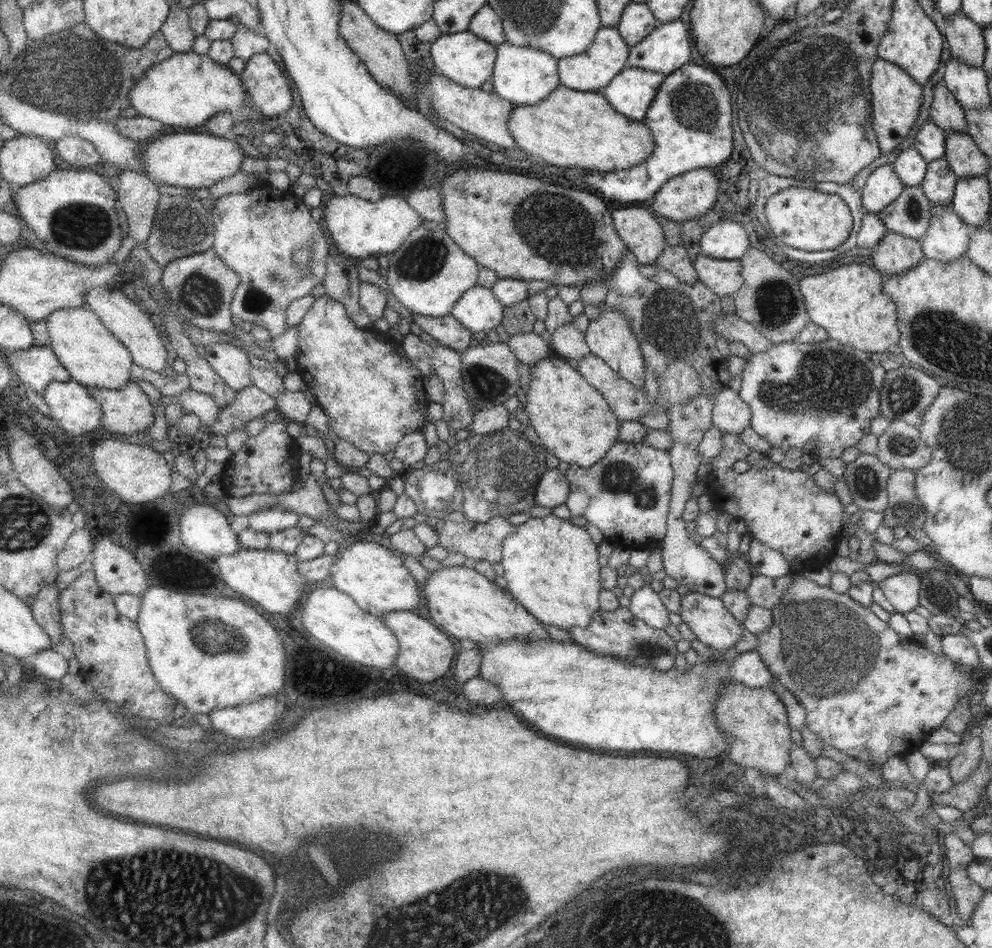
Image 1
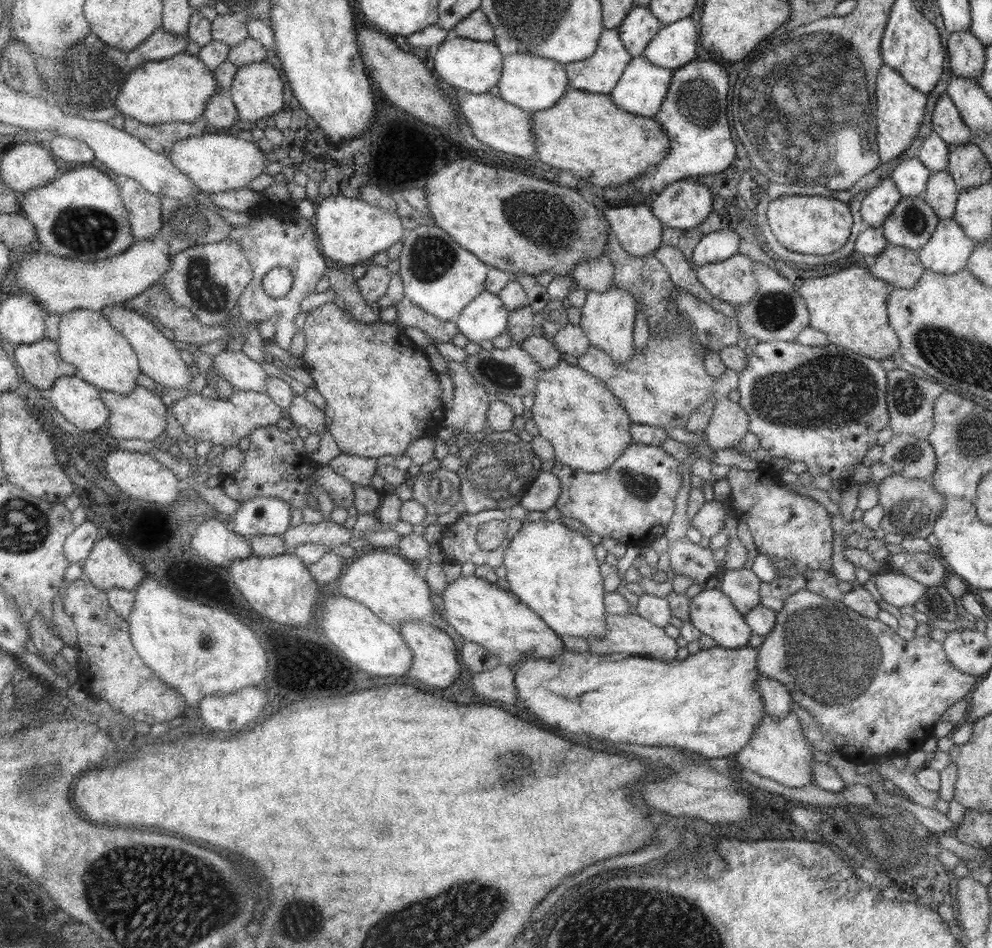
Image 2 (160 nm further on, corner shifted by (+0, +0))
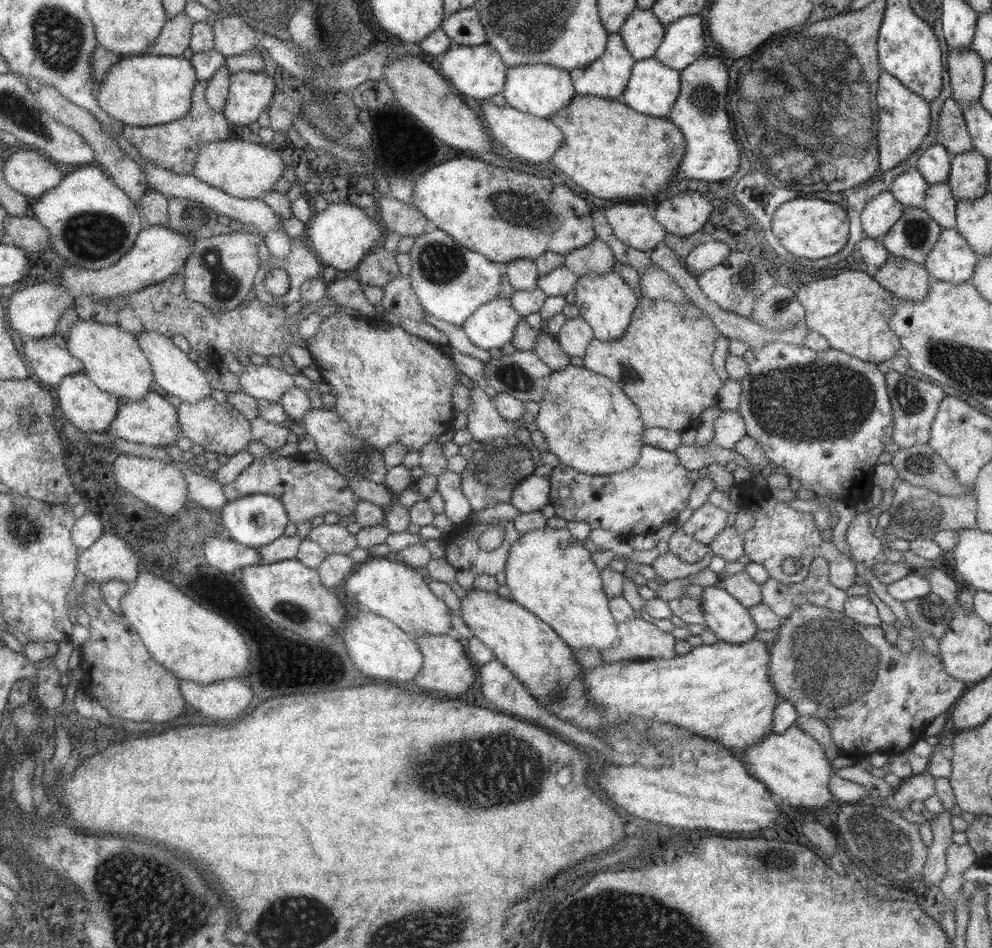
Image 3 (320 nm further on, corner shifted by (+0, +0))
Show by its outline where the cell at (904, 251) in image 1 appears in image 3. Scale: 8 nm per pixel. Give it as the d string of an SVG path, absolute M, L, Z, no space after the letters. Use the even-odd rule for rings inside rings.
M887 256L872 278L896 300L913 302L925 299L931 280L923 265L895 256Z

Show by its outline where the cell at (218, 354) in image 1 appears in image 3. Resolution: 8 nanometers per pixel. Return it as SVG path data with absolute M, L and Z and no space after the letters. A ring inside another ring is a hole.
M249 363L243 367L238 376L242 391L256 400L277 403L278 400L293 386L291 371Z

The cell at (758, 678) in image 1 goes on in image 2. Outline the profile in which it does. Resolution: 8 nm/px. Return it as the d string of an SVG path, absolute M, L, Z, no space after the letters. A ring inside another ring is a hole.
M758 675L755 690L763 702L764 714L771 719L785 719L790 712L791 698L778 680Z

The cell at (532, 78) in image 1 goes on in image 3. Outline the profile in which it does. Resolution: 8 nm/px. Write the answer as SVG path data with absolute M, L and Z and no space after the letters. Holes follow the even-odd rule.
M521 64L506 70L503 89L505 104L539 118L549 119L559 109L567 106L576 95L569 72L546 64Z

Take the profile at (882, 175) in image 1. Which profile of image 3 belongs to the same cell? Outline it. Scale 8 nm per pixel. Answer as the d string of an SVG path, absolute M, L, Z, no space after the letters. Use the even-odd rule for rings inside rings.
M888 190L870 198L860 215L862 236L867 239L881 239L901 217L904 208Z

